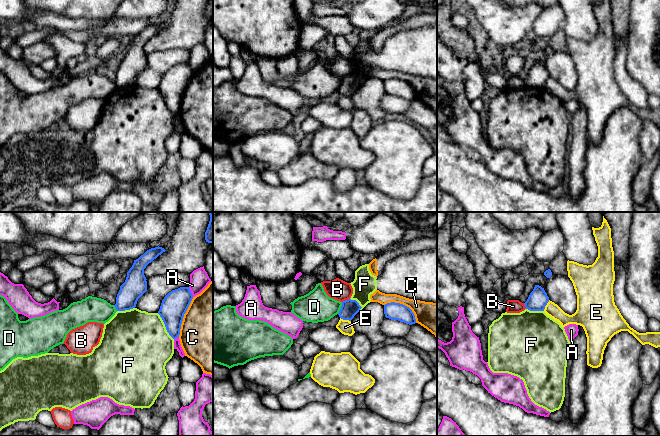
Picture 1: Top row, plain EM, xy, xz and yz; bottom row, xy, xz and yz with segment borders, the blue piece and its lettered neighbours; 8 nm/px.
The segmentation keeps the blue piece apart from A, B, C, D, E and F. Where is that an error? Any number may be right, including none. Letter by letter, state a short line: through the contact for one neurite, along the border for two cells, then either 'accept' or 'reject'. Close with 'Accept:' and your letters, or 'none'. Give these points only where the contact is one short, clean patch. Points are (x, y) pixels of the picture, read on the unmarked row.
A: reject
B: xz (349, 74), (342, 78) | reject
C: reject
D: xz (342, 78), (341, 84), (337, 89) | reject
E: xz (340, 93), (350, 97) | reject
F: reject
Accept: none

